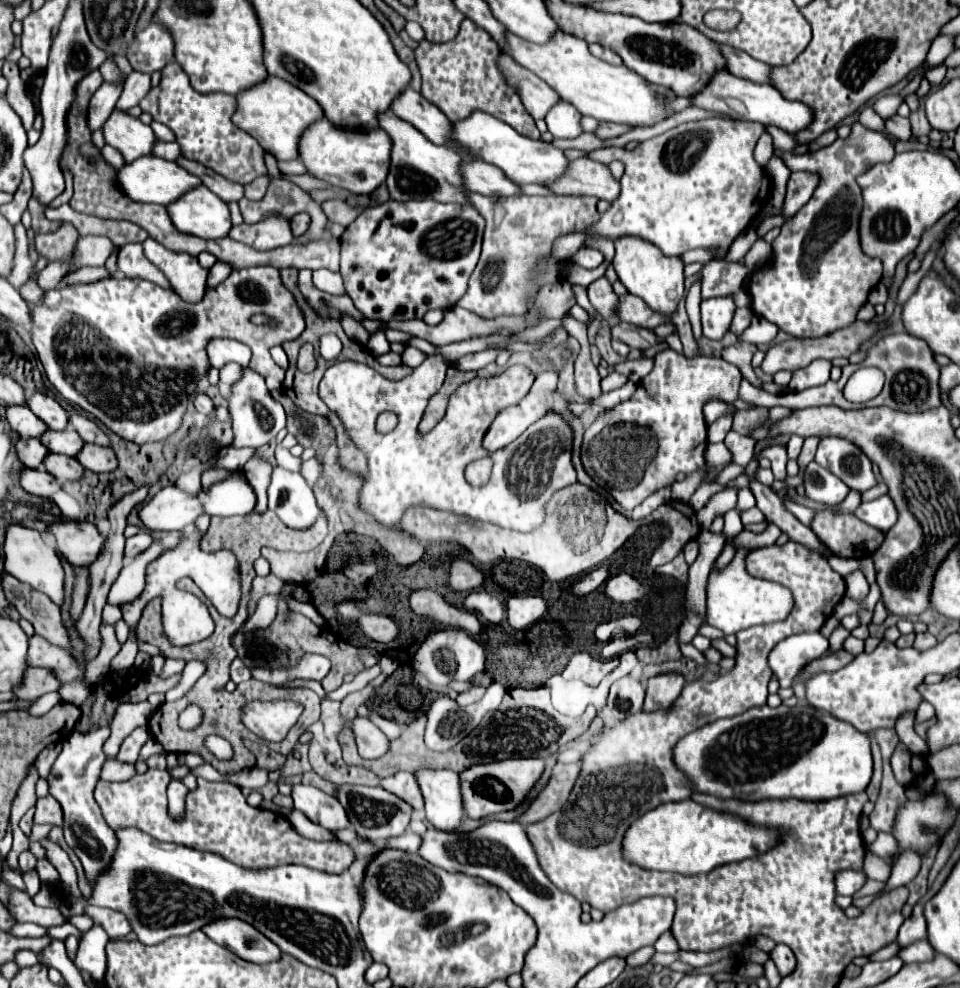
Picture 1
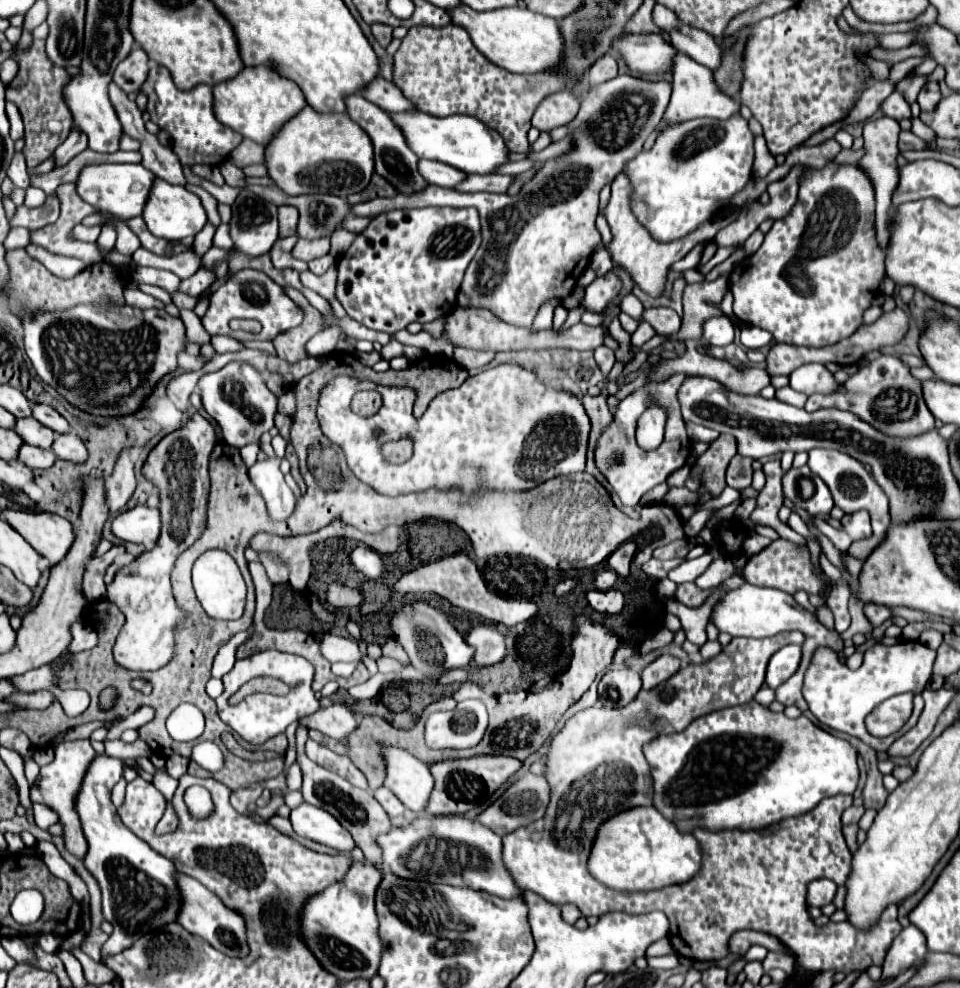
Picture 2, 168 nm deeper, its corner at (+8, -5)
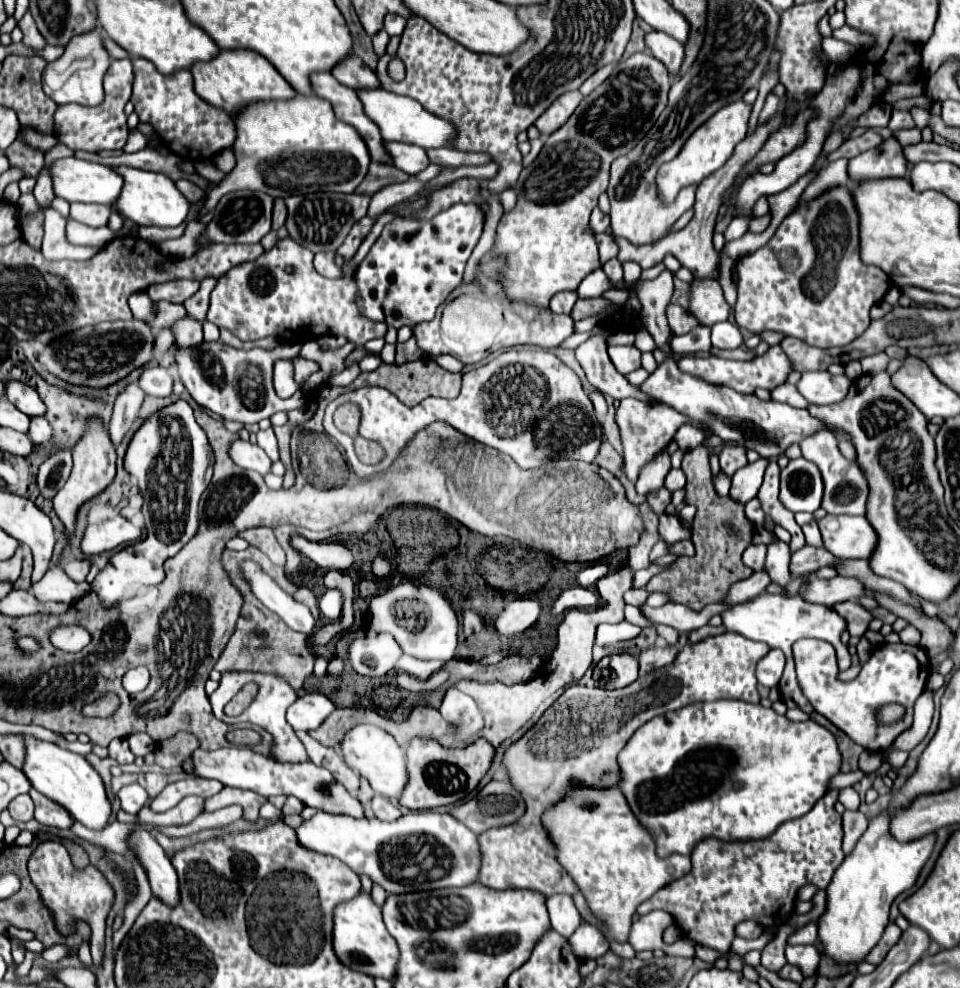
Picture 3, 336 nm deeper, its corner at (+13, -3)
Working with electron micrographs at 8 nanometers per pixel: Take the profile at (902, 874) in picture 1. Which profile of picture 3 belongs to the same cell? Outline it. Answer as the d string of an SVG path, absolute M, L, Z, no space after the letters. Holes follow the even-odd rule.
M810 921L802 928L796 930L788 940L788 944L813 944L818 939L817 921Z

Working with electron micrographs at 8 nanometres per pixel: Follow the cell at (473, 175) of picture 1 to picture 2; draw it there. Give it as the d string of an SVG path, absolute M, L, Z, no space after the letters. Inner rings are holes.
M420 160L420 176L428 182L428 184L436 184L436 186L444 186L444 188L454 188L458 182L462 182L466 178L464 172L444 164L444 162L432 162L432 160Z

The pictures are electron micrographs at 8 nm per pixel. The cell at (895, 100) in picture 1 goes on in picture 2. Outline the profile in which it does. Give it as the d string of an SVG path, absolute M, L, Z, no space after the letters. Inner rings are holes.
M874 118L864 126L864 156L858 160L858 166L864 166L868 170L868 178L872 178L872 186L876 190L876 236L880 246L886 253L888 250L888 216L890 216L890 206L892 206L892 194L896 190L898 182L898 134L900 126L894 118Z

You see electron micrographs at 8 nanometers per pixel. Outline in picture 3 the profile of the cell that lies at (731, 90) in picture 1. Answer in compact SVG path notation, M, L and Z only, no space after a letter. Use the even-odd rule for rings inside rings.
M655 30L645 36L645 42L653 50L653 56L667 66L669 76L671 78L679 76L683 58L685 58L685 48L681 48L683 44L679 44L679 42L671 40L671 36L667 36L663 32L655 32Z

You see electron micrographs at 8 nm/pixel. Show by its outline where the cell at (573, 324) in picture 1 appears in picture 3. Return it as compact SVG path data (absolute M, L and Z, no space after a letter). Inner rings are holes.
M561 292L561 294L555 294L551 298L551 304L549 304L549 310L555 312L555 314L569 314L573 304L577 300L577 294L575 292Z

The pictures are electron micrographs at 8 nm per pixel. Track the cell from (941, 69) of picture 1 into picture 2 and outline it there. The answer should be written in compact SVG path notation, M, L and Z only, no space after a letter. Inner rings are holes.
M928 82L928 84L924 84L924 88L920 90L920 94L918 94L918 104L920 104L920 108L924 110L924 112L930 112L930 110L934 110L936 106L938 106L938 102L940 102L940 88L938 88L938 84L936 82Z

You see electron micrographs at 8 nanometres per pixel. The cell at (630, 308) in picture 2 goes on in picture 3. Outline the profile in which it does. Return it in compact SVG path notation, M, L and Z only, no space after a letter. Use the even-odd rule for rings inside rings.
M715 347L710 349L710 353L714 356L723 357L726 359L749 361L755 357L755 354L752 351L735 349L735 350L719 350Z

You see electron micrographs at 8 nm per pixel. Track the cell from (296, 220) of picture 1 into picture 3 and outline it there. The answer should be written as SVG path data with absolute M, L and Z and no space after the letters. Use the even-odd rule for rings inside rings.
M277 198L275 208L273 208L273 230L279 230L281 226L285 226L285 220L287 220L285 202L283 202L283 198Z

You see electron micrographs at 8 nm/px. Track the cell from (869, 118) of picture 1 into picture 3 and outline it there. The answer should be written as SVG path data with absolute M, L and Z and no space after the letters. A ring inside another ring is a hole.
M847 158L829 162L819 176L805 188L803 196L815 196L815 192L823 192L823 188L827 188L827 184L849 184L847 180Z

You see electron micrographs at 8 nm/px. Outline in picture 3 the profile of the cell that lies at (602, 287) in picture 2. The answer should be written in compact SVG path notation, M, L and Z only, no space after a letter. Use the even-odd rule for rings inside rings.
M609 260L605 266L603 266L603 272L607 274L607 278L611 280L611 284L619 284L619 280L623 280L623 268L619 264L619 260Z

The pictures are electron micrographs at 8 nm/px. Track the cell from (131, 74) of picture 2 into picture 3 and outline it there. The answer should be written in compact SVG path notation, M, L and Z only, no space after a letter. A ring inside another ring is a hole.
M131 58L113 60L105 74L105 100L101 108L81 108L77 104L59 106L55 112L55 136L59 142L67 144L71 150L123 150L129 136L127 114L123 112L133 86L133 62Z

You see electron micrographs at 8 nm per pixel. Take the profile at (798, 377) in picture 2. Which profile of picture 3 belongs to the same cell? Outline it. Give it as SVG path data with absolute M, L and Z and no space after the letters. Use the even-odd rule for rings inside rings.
M817 370L803 372L795 386L809 404L833 404L843 400L849 384L851 380L847 376L833 376L825 370Z

